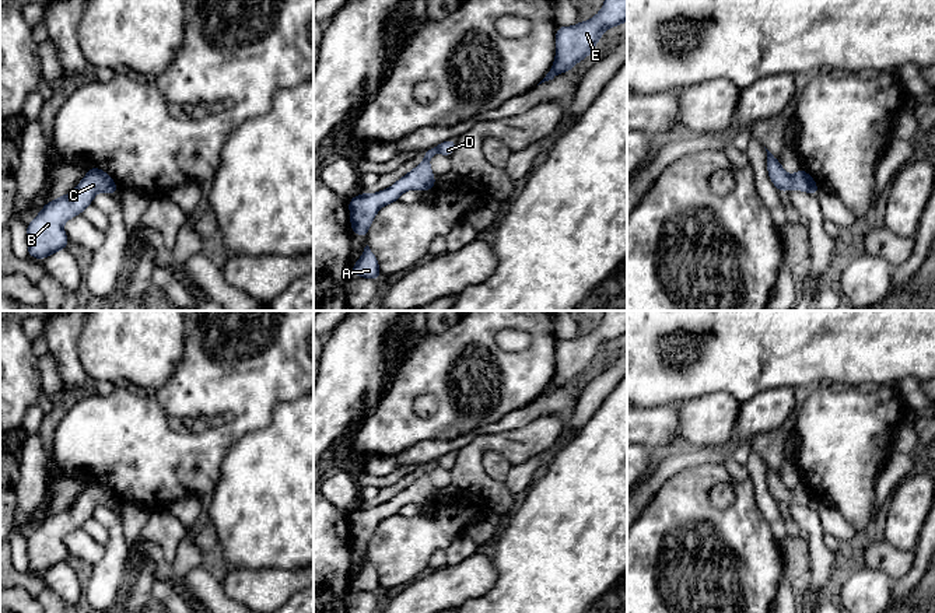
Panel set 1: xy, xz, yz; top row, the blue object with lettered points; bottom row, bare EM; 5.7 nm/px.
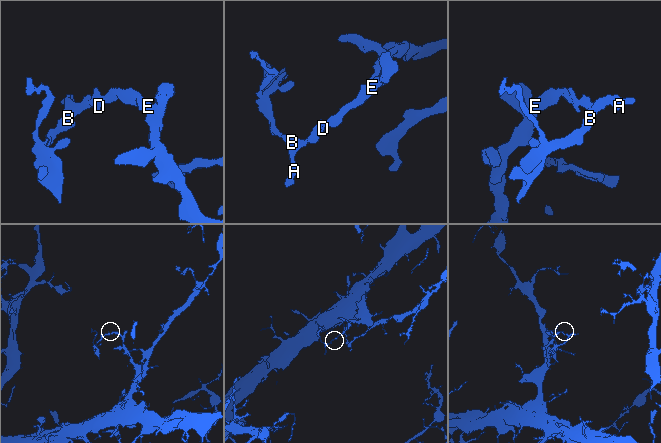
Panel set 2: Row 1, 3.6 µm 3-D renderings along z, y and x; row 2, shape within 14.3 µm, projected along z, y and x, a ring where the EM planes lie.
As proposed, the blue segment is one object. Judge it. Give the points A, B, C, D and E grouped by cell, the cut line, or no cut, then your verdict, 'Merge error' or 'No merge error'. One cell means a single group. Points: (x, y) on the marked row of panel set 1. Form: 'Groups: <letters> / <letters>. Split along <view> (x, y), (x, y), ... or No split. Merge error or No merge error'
Groups: A B C D E. No split. No merge error

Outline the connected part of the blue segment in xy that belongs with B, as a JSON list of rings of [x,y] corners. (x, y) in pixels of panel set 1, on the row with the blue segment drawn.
[[[92,165],[70,195],[60,195],[56,200],[48,202],[27,225],[28,256],[46,259],[69,248],[64,223],[81,214],[98,192],[115,195],[119,189],[106,172]]]

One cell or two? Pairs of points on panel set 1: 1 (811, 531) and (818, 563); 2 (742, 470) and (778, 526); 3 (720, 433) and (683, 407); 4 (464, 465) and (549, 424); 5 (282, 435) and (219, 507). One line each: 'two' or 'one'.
1: one
2: two
3: one
4: one
5: one

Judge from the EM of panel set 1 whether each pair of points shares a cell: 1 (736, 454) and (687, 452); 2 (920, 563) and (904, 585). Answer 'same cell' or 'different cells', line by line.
1: same cell
2: same cell

